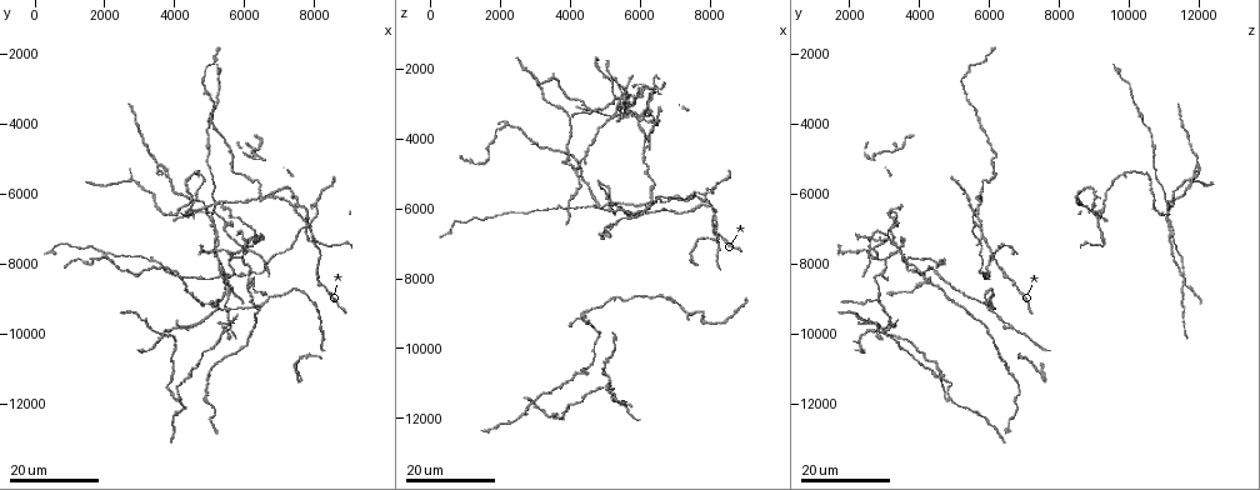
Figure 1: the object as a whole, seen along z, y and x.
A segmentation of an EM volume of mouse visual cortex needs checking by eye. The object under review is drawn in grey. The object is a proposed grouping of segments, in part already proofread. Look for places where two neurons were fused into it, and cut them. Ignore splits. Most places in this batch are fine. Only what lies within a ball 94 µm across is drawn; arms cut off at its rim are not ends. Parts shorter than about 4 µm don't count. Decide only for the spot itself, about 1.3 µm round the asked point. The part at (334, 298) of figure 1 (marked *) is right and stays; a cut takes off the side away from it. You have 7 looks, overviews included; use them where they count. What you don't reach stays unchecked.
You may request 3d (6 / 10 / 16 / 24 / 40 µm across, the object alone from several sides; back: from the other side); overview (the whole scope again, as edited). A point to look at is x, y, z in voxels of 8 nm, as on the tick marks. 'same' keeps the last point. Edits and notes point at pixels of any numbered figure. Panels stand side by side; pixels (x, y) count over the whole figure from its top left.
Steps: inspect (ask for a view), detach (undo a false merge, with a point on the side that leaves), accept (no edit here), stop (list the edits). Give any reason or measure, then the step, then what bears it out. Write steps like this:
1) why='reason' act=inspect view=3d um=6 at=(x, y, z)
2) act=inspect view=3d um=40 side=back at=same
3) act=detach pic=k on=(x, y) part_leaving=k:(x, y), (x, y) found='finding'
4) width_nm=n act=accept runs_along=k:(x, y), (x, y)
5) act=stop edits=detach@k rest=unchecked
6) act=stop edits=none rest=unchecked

why='four-way junction' act=inspect view=3d um=16 at=(6200, 8500, 4200)

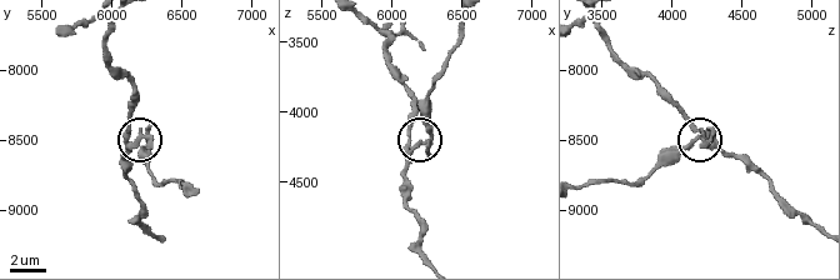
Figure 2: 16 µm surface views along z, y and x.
act=inspect view=3d um=6 at=(6180, 8480, 4260)

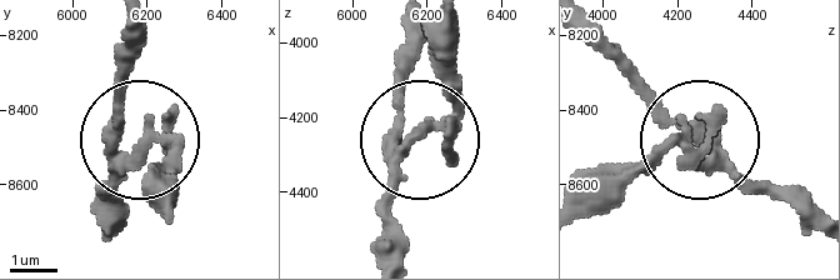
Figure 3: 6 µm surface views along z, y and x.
arms=4 act=detach pic=3 on=(169, 115) part_leaving=3:(710, 160), (651, 160), (591, 184) found='two neurons meet here'

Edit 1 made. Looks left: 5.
why='looks like a crossing' act=inspect view=3d um=16 at=(6000, 7500, 2700)

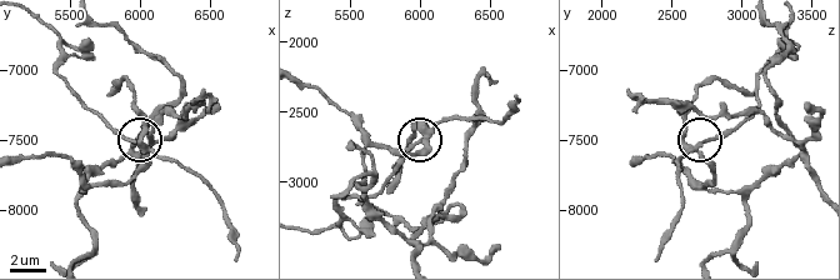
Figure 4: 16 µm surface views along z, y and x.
act=inspect view=3d um=6 at=(6020, 7560, 2660)

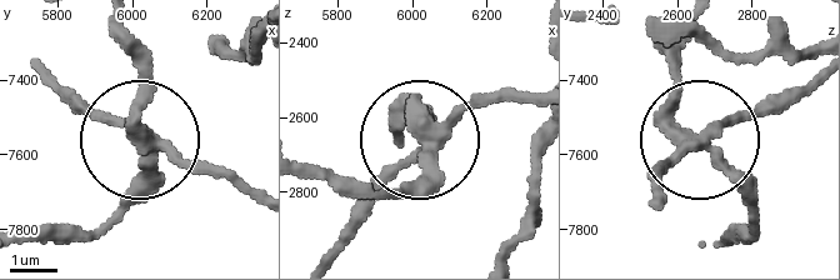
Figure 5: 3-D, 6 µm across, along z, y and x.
arms=4 act=detach pic=5 on=(96, 119) part_leaving=5:(150, 141), (58, 85) found='two neurons meet here'

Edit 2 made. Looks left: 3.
why='three-way junction' act=inspect view=3d um=24 at=(4100, 11800, 4800)

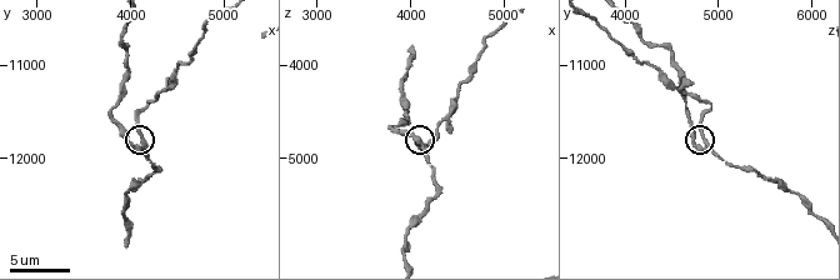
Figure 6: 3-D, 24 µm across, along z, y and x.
act=inspect view=3d um=10 at=(4150, 11800, 4850)

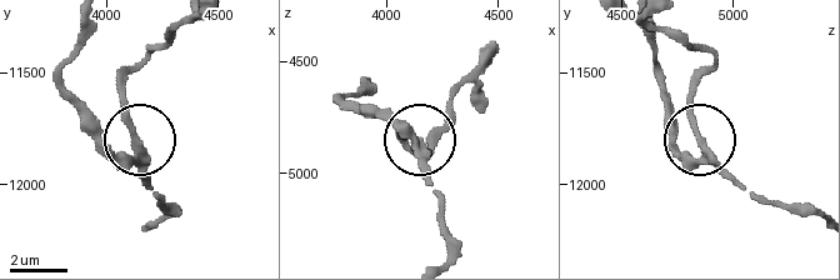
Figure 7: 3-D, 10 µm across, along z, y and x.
width_nm=230 act=detach pic=7 on=(124, 120) part_leaving=7:(144, 151), (123, 89), (180, 25) found='a second neuron is stuck on'

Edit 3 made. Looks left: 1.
act=stop edits=detach@3,detach@5,detach@7 rest=unchecked

